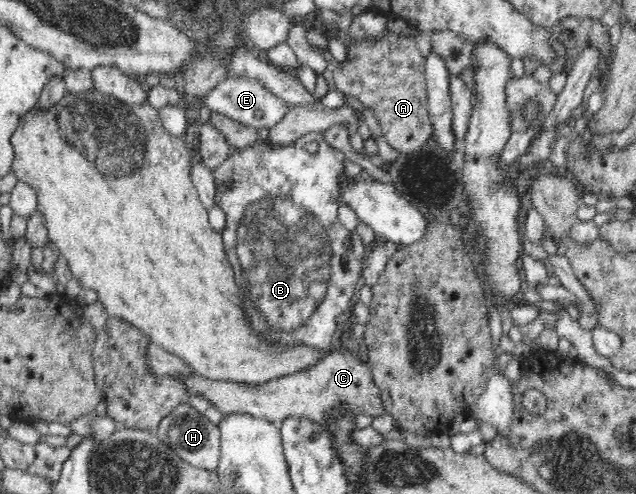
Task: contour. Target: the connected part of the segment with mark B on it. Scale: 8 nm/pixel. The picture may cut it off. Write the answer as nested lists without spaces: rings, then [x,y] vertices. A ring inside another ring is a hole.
[[[323,131],[311,132],[303,135],[301,138],[289,142],[283,148],[271,148],[268,150],[266,146],[253,146],[253,148],[234,149],[225,159],[221,166],[213,170],[213,176],[216,184],[216,204],[222,208],[226,215],[226,224],[221,231],[225,251],[227,251],[227,259],[231,261],[231,267],[234,268],[235,280],[243,290],[243,305],[247,312],[247,321],[255,330],[255,334],[259,334],[265,340],[269,340],[277,346],[295,346],[295,343],[304,344],[304,346],[315,347],[316,350],[327,352],[337,345],[338,334],[340,333],[341,320],[345,318],[351,311],[353,302],[357,298],[358,287],[362,279],[362,271],[364,270],[364,261],[366,258],[367,248],[363,245],[363,241],[358,238],[356,231],[349,231],[343,227],[343,222],[338,222],[339,204],[341,204],[341,182],[345,176],[345,154],[341,150],[335,149],[325,140]],[[315,140],[317,142],[317,152],[311,154],[305,144]],[[353,237],[353,247],[346,249],[343,244],[345,238]]]

